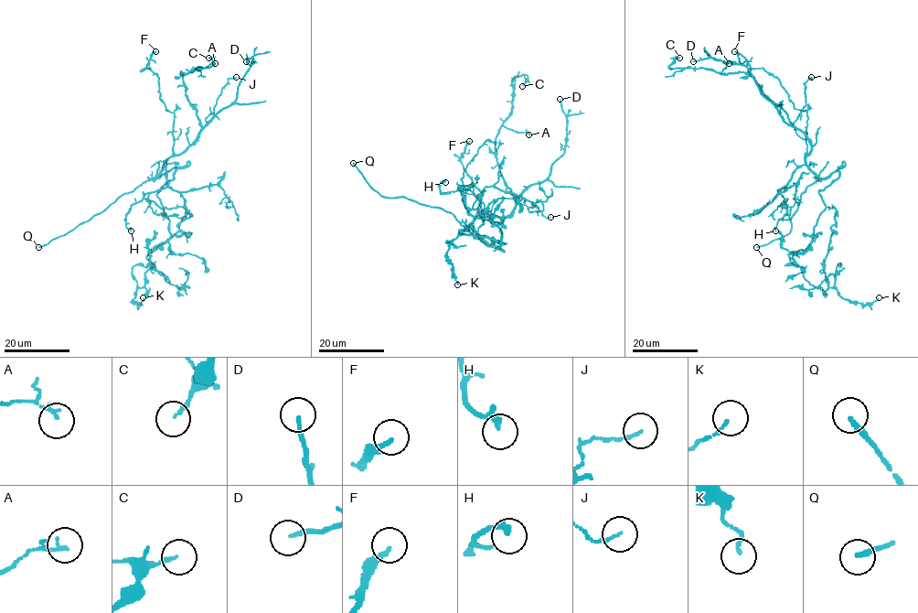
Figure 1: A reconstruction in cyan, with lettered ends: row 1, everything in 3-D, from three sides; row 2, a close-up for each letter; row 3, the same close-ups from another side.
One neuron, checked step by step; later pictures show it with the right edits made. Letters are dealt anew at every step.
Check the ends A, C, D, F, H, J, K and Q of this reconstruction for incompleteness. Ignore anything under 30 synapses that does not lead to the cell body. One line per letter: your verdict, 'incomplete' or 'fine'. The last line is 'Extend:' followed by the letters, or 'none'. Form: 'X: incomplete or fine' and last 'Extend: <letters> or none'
A: fine
C: fine
D: fine
F: incomplete
H: fine
J: fine
K: fine
Q: incomplete
Extend: F, Q

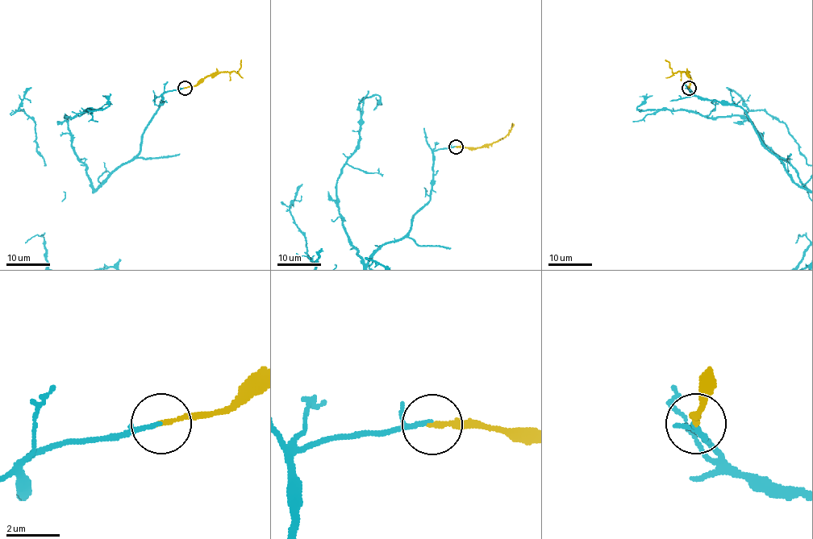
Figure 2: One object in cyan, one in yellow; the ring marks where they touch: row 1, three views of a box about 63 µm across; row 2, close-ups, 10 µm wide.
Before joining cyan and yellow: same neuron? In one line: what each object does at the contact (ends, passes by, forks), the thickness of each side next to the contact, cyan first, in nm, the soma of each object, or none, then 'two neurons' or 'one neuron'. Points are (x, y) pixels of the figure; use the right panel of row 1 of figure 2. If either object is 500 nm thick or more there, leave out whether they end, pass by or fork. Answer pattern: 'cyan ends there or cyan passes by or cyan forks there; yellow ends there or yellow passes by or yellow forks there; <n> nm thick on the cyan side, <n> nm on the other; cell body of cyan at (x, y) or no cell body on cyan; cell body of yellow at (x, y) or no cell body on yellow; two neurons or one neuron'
cyan passes by; yellow ends there; 100 nm thick on the cyan side, 160 nm on the other; no cell body on cyan; no cell body on yellow; one neuron

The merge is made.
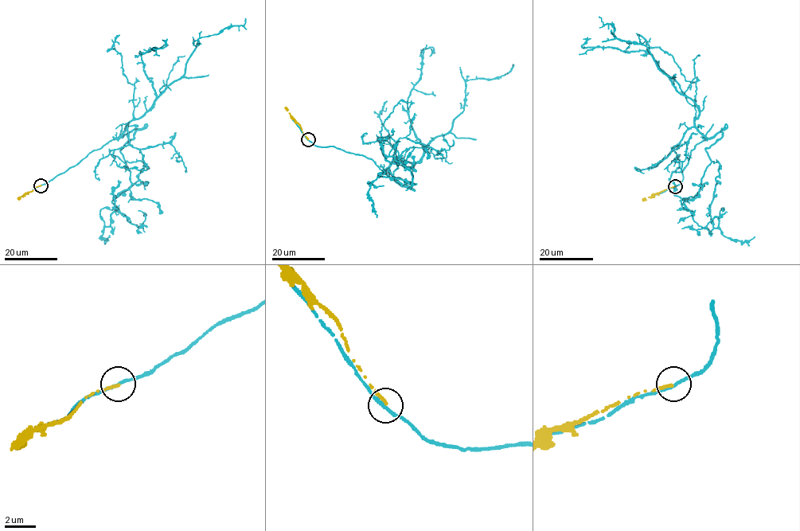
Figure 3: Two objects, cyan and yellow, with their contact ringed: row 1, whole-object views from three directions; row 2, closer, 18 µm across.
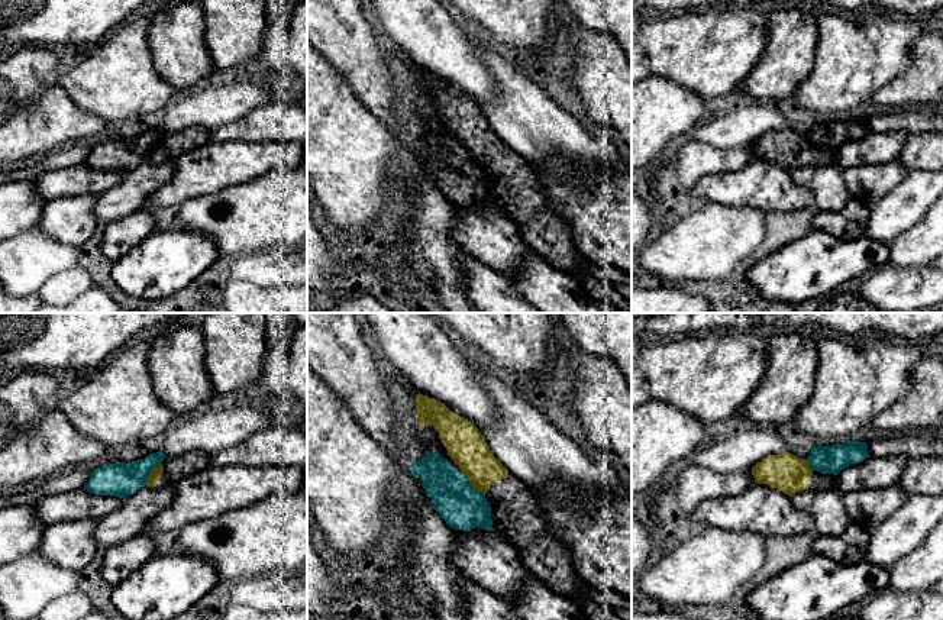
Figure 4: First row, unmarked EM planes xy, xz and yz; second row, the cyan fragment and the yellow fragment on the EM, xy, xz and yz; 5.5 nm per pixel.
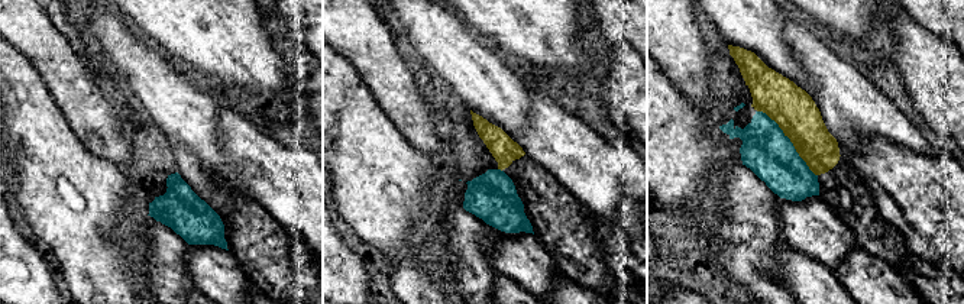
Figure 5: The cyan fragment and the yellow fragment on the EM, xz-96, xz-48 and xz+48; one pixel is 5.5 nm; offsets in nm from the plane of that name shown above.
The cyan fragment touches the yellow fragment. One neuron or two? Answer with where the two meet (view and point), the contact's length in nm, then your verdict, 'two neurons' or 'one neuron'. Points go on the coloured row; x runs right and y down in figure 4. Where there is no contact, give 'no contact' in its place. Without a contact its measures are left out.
contact xz (470, 486); length 190 nm; two neurons

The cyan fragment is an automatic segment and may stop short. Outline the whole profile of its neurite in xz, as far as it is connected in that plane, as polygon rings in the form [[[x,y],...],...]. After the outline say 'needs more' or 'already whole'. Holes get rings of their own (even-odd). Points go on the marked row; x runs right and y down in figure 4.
[[[427,452],[410,465],[410,471],[414,478],[422,478],[432,507],[449,527],[464,532],[475,527],[494,530],[485,494],[474,490],[468,478],[437,452]]] | already whole

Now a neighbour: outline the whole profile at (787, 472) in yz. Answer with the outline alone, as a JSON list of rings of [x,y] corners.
[[[789,452],[769,455],[752,468],[756,484],[766,484],[788,495],[808,490],[836,490],[837,475],[814,471],[807,459]]]

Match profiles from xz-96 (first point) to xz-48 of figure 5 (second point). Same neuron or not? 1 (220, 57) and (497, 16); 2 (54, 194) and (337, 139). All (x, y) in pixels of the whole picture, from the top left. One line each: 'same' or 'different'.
1: same
2: same

